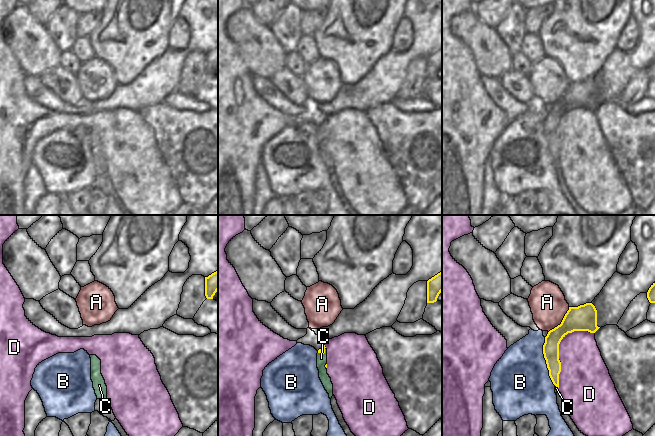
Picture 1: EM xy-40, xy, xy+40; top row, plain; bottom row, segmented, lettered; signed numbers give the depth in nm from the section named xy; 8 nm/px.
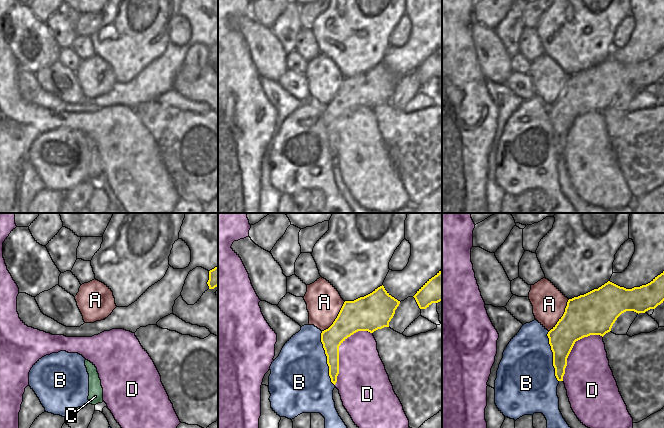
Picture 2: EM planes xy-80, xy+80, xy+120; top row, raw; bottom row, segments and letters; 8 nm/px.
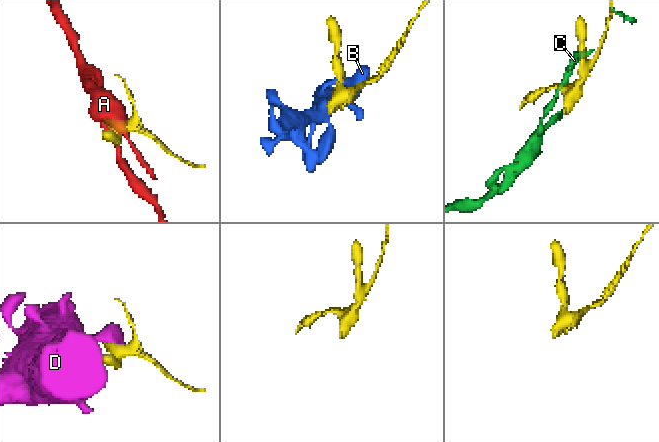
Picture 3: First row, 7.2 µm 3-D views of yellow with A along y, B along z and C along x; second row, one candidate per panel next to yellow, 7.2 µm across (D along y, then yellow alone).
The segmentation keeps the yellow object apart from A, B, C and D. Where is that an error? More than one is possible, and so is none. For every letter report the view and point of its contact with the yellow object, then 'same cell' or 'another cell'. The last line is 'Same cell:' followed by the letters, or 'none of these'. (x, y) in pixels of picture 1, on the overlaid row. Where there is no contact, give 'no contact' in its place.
A: xy+40 (562, 321) | another cell
B: xy+40 (546, 361) | another cell
C: xy (323, 353) | same cell
D: xy+40 (558, 348) | another cell
Same cell: C

